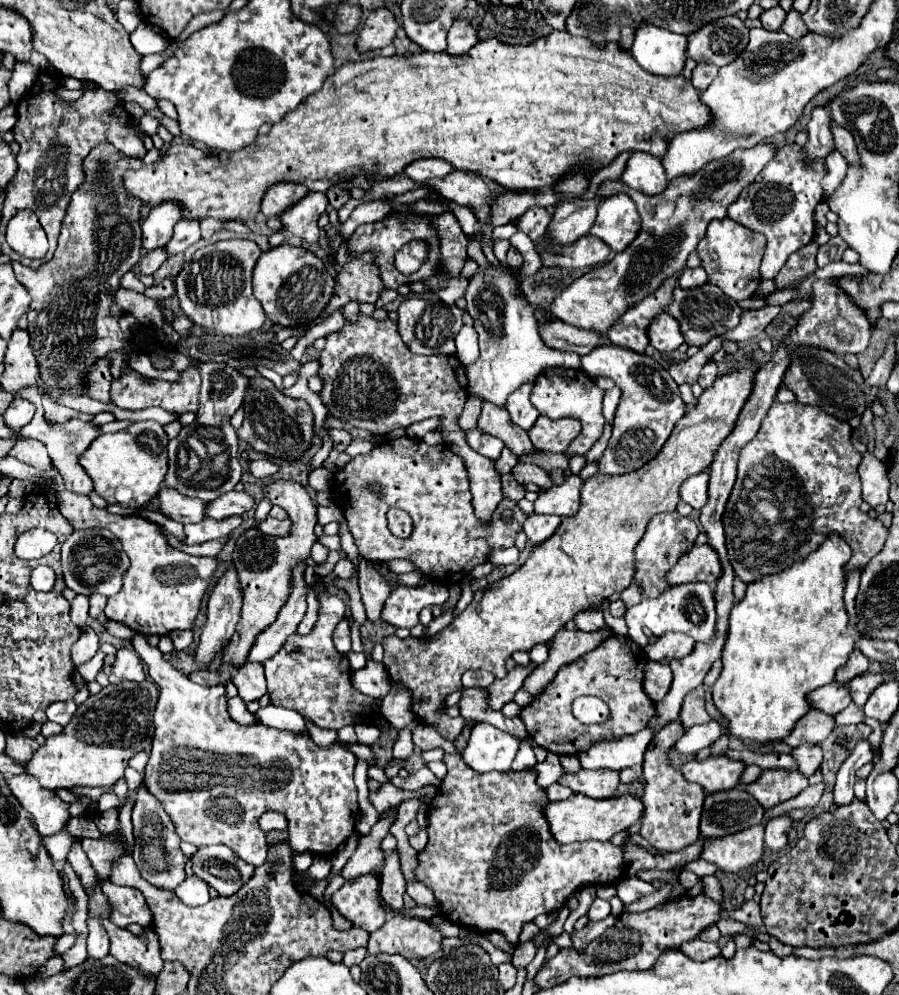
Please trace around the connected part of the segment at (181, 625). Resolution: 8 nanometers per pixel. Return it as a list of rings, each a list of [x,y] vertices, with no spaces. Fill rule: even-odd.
[[[62,490],[56,494],[58,508],[66,520],[74,528],[98,526],[108,528],[114,536],[120,538],[126,554],[130,556],[130,568],[124,578],[124,588],[120,594],[108,598],[106,616],[112,620],[120,620],[128,624],[134,632],[142,636],[166,636],[174,630],[190,630],[202,604],[202,596],[206,594],[210,582],[214,580],[214,572],[218,568],[216,558],[190,556],[168,544],[160,526],[142,516],[118,516],[108,510],[100,510],[92,506],[90,498],[76,496],[74,492]]]

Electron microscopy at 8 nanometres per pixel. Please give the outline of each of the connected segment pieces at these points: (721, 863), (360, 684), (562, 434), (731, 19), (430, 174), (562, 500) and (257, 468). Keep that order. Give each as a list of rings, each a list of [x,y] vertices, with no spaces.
[[[768,822],[736,836],[724,836],[724,840],[706,840],[700,858],[716,864],[726,874],[738,874],[754,866],[764,852],[764,828]]]
[[[368,658],[364,668],[352,672],[352,686],[366,696],[382,700],[390,692],[390,680],[386,676],[384,664]]]
[[[540,416],[536,424],[528,430],[534,448],[552,454],[564,454],[578,434],[580,434],[580,422],[574,418],[550,420],[546,416]]]
[[[728,16],[688,36],[688,58],[696,64],[726,66],[740,56],[748,44],[748,28],[738,16]]]
[[[416,160],[416,164],[408,164],[404,172],[414,182],[428,182],[434,178],[446,178],[454,170],[456,168],[452,168],[446,160]]]
[[[570,474],[562,486],[540,490],[534,502],[534,512],[536,514],[556,514],[556,516],[576,514],[580,506],[582,484],[584,482],[580,476]]]
[[[246,451],[242,452],[241,457],[248,462],[251,474],[256,478],[266,478],[274,476],[279,471],[279,466],[269,459],[249,461]]]

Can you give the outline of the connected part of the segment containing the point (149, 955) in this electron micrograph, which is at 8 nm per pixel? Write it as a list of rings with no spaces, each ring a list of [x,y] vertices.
[[[102,920],[102,928],[108,932],[110,938],[110,954],[132,968],[138,968],[144,974],[158,974],[164,966],[160,958],[160,942],[154,930],[132,934],[126,928],[118,928],[110,920]]]

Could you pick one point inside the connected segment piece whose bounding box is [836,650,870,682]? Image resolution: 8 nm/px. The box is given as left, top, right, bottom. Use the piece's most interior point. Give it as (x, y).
(858, 664)

